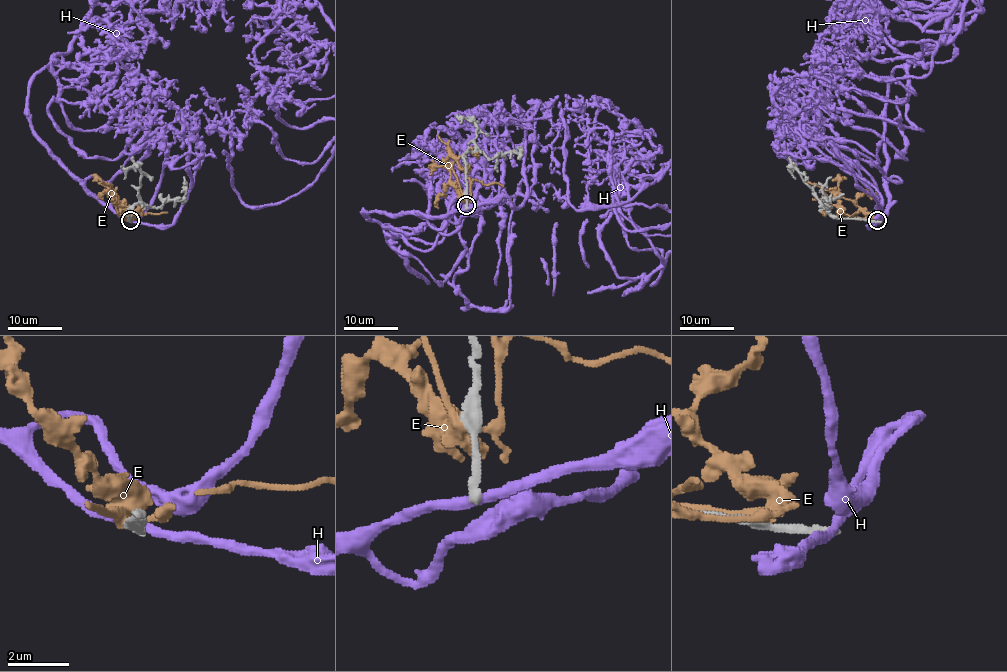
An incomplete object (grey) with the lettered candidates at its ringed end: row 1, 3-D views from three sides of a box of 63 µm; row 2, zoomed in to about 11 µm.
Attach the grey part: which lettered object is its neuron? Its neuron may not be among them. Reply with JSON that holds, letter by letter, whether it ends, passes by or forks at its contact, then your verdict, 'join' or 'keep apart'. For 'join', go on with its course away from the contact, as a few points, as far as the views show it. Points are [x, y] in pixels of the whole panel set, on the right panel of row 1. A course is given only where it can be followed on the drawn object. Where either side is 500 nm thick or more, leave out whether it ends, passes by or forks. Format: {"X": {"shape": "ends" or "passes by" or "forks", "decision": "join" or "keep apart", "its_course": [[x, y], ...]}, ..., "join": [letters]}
{"E": {"shape": "forks", "decision": "keep apart"}, "H": {"shape": "forks", "decision": "keep apart"}, "join": []}

